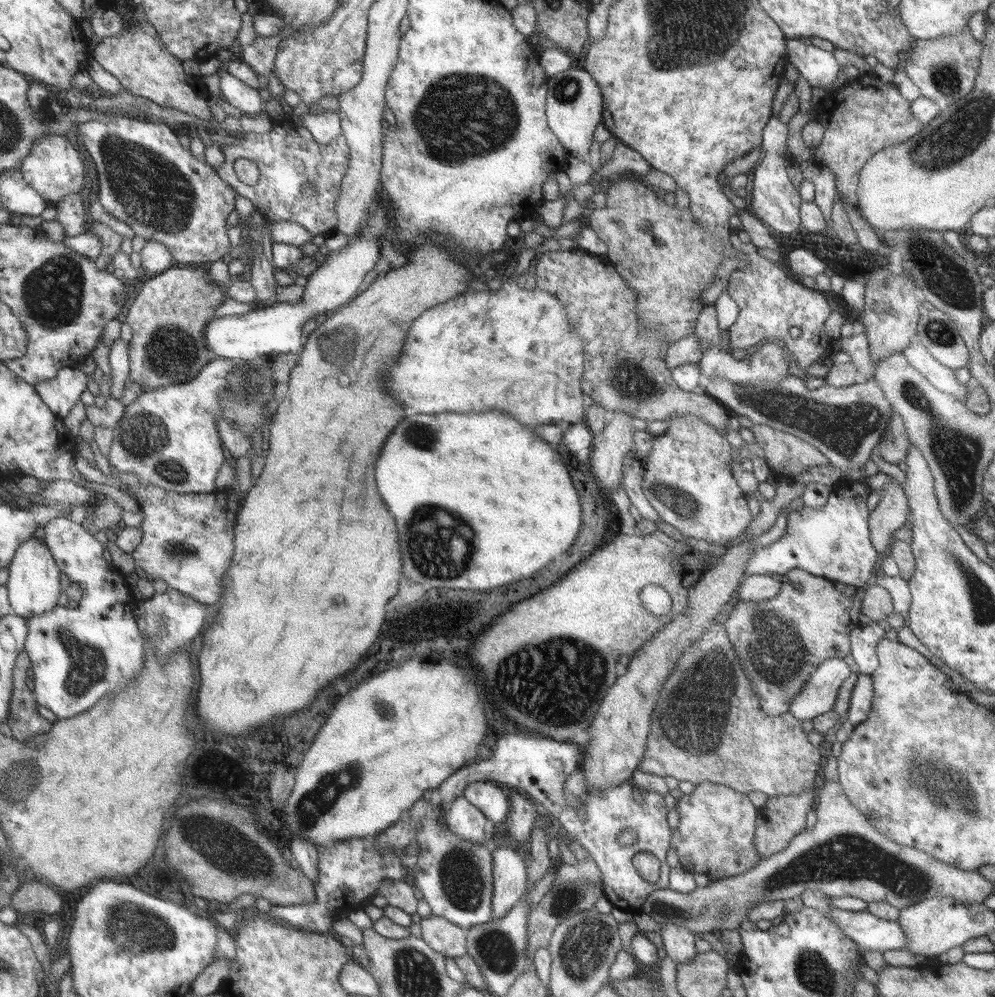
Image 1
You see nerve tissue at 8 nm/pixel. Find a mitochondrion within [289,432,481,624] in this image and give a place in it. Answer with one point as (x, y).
(458, 550)

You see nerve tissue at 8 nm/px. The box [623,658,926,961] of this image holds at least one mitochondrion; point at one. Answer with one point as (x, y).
(660, 908)

